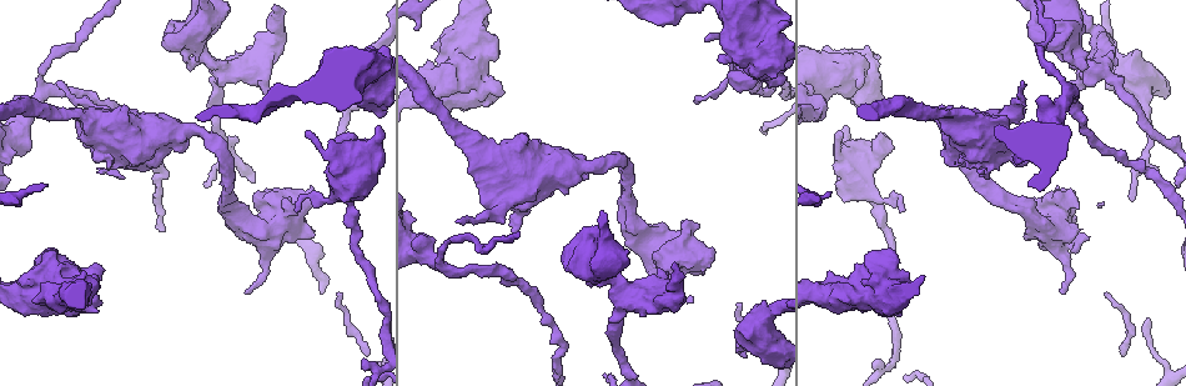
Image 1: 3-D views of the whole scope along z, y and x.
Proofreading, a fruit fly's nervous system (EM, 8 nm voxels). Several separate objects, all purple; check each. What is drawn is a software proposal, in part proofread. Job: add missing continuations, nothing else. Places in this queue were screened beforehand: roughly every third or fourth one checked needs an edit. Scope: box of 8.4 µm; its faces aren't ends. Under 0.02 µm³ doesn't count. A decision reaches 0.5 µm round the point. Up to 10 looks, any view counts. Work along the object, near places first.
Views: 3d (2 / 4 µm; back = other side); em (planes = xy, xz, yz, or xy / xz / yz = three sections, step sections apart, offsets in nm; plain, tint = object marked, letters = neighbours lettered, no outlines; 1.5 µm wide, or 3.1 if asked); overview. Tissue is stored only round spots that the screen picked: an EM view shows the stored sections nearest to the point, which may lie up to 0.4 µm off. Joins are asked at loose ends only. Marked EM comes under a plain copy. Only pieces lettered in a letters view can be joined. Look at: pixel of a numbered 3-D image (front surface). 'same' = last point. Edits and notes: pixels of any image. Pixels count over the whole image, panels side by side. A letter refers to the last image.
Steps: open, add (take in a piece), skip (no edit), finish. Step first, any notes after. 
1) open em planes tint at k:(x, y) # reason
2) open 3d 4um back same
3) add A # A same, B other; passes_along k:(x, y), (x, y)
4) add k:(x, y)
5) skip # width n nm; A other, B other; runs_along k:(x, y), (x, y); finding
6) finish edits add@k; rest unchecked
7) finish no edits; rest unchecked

open 3d 4um at 1:(364, 358) # tapers out

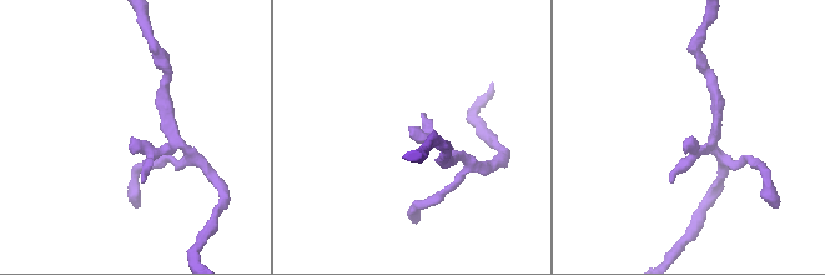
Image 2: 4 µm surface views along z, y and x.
open em xz step 4 letters at 2:(409, 134)

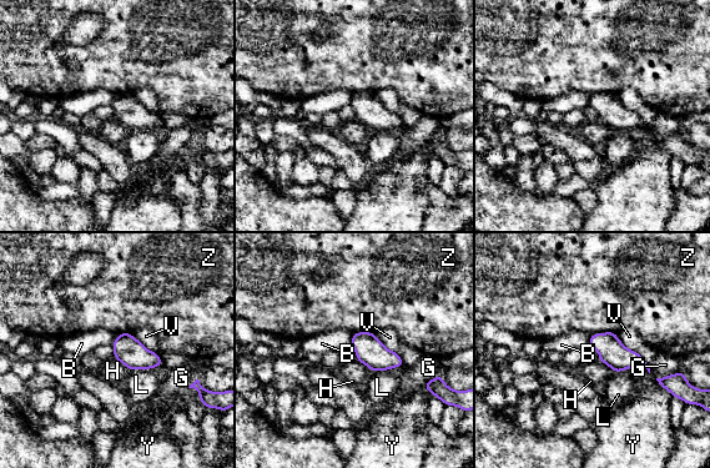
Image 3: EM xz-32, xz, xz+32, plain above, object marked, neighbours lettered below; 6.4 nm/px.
skip # B other, G other, H other, L other, V other, Y other, Z other; no lettered piece goes on from it

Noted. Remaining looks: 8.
open 3d 2um back at 1:(294, 209) # thin end

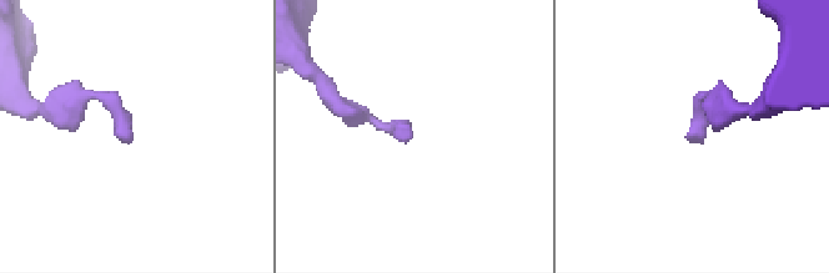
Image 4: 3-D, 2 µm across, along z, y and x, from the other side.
open em planes letters at 4:(405, 140) # need the tissue

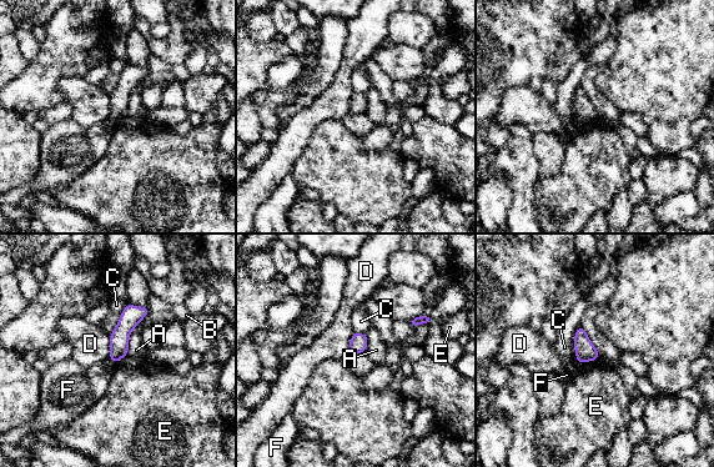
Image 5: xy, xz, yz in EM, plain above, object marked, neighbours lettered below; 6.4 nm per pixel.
skip # width 120 nm; A other, B other, C other, D other, E other, F other; border 5:(597, 358), (581, 363); no lettered piece goes on from it

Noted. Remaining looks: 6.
open em planes letters at 1:(1022, 83) # tapers out

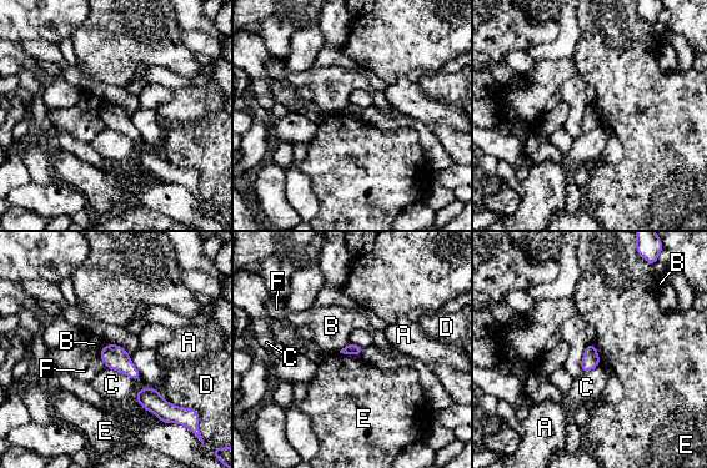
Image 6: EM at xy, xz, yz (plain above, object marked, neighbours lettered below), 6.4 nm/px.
skip # longest_contact C 240 nm; A other, B other, C other, D other, E other, F other; no lettered piece goes on from it

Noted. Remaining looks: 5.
open 3d 2um back at 1:(1132, 199) # branch stops here

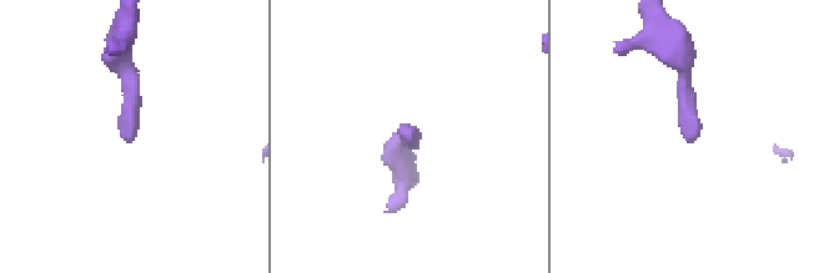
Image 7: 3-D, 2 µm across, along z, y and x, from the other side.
open em planes letters at 7:(407, 129)

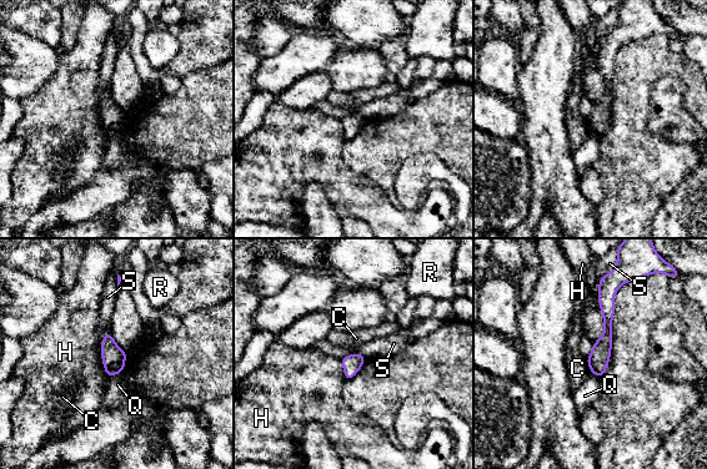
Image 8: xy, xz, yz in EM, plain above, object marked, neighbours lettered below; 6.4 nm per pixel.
skip # C other, H other, Q other, R other, S other; no lettered piece goes on from it

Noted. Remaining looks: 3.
finish no edits; rest unchecked

